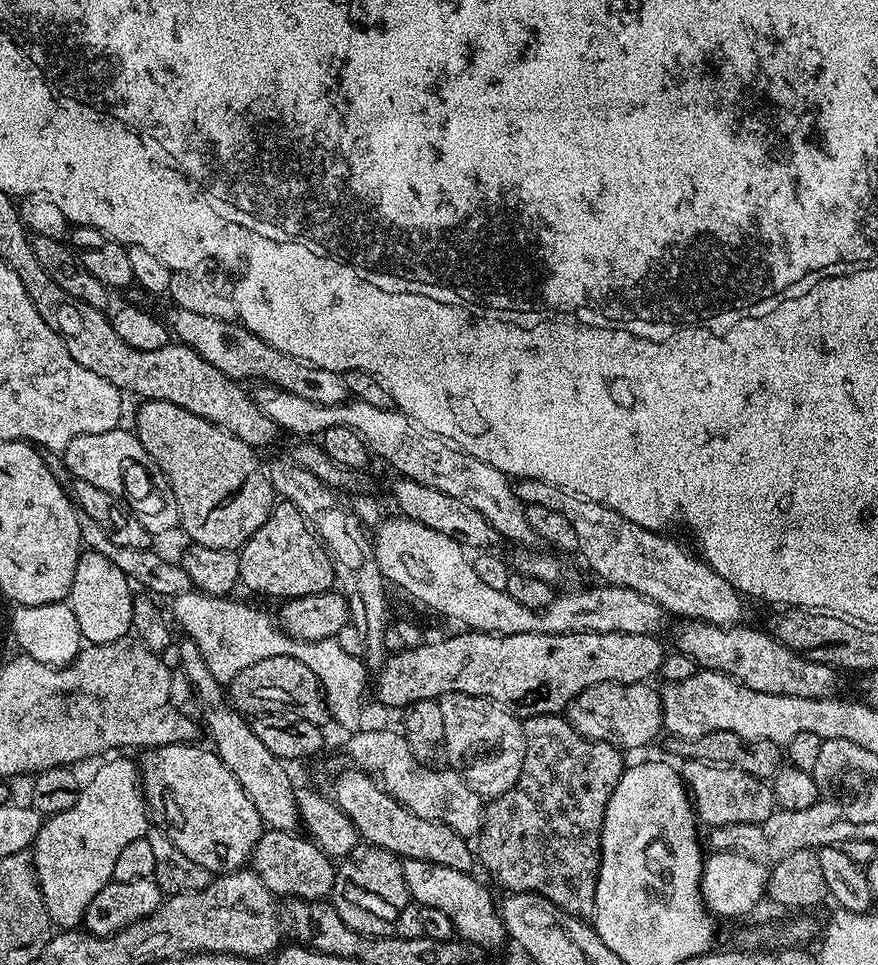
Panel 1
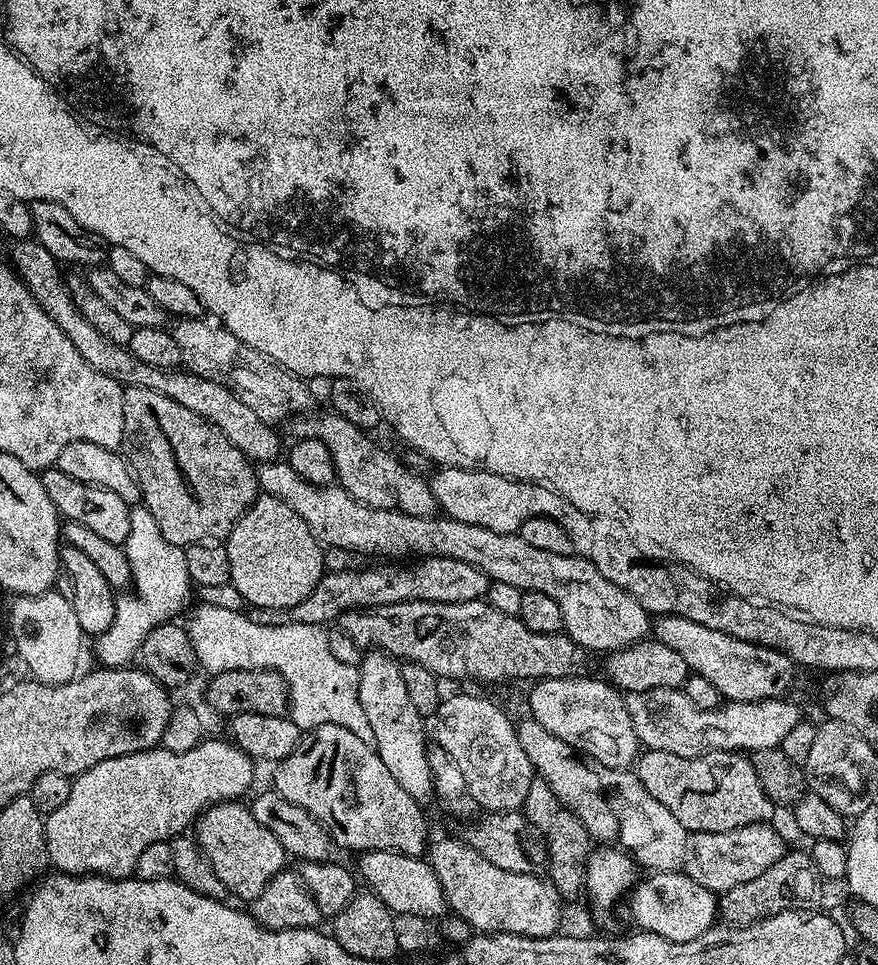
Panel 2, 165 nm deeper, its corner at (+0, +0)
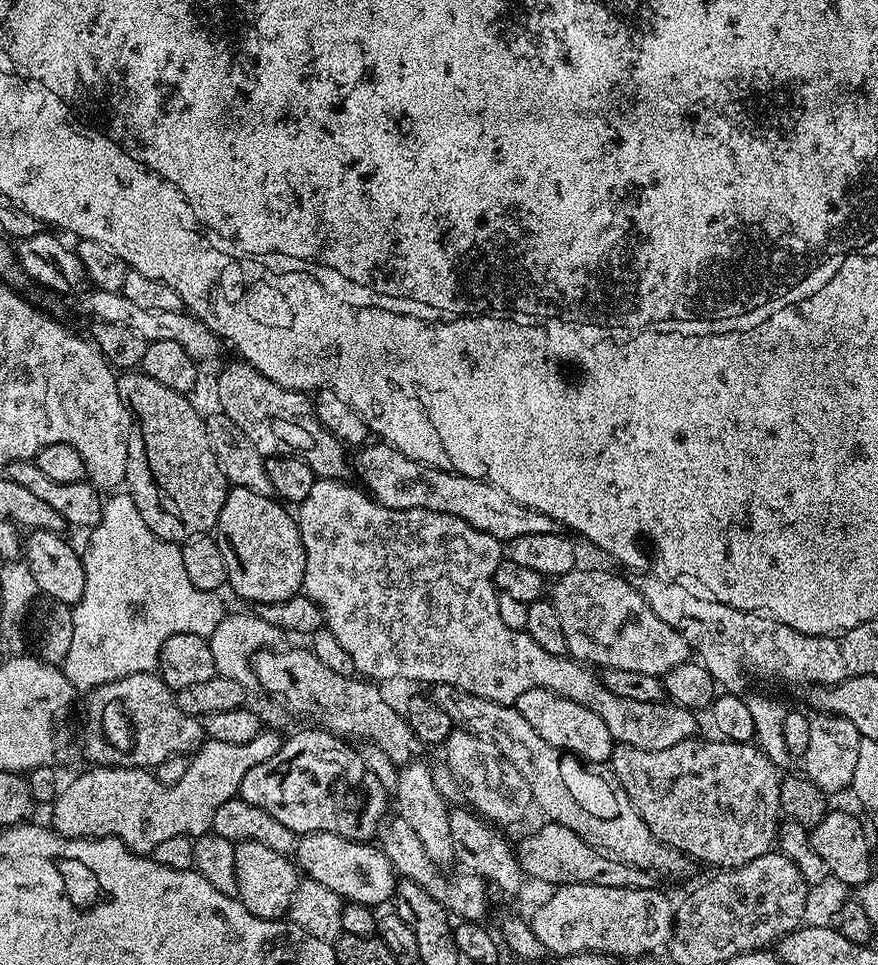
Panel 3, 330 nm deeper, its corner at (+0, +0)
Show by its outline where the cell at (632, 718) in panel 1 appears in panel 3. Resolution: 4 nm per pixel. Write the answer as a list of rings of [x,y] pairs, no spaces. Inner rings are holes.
[[[545,688],[526,690],[516,699],[514,707],[520,711],[522,718],[526,718],[526,722],[530,722],[530,726],[534,726],[538,738],[546,738],[550,746],[559,748],[565,754],[579,756],[581,760],[596,766],[603,765],[603,760],[604,763],[611,761],[614,741],[606,722],[602,722],[594,710]]]

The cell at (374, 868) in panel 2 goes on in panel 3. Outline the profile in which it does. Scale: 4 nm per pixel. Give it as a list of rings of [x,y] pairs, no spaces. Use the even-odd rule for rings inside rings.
[[[305,832],[296,841],[294,860],[307,879],[322,882],[322,886],[334,890],[341,900],[377,906],[393,899],[398,880],[383,850],[372,846],[368,842],[342,838],[329,832]]]

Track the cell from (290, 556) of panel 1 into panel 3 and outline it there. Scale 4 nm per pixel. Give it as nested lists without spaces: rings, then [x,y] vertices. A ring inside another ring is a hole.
[[[229,487],[228,497],[222,506],[222,514],[218,514],[218,522],[214,529],[214,538],[218,542],[218,550],[222,550],[222,558],[226,561],[227,587],[233,588],[252,606],[257,604],[273,604],[286,602],[297,595],[304,587],[306,574],[306,550],[302,546],[302,534],[295,515],[288,512],[279,499],[263,496],[254,490]]]

